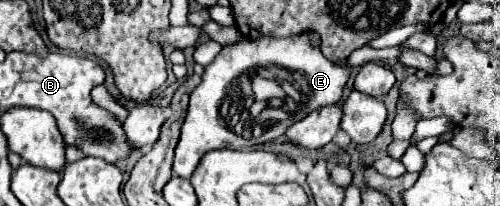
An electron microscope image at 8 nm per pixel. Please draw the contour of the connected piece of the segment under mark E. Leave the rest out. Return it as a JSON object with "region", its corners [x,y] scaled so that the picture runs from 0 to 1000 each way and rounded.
{"region":[[[598,155],[590,175],[574,184],[554,184],[554,175],[522,175],[522,184],[482,184],[478,204],[450,214],[446,243],[434,262],[434,282],[410,320],[410,350],[402,369],[402,408],[382,447],[382,505],[374,524],[370,592],[362,612],[362,670],[350,718],[350,786],[346,786],[346,845],[362,864],[382,864],[390,816],[398,806],[402,767],[438,718],[458,718],[458,728],[498,728],[514,709],[514,602],[506,573],[494,563],[494,534],[486,534],[486,495],[466,476],[466,408],[470,388],[510,330],[534,330],[534,320],[558,320],[566,340],[586,350],[586,427],[594,447],[594,534],[578,553],[578,583],[562,583],[562,602],[530,602],[522,621],[522,699],[550,680],[562,660],[582,602],[614,563],[618,544],[642,524],[642,515],[662,515],[674,505],[686,466],[686,427],[698,388],[698,359],[706,330],[718,311],[742,301],[742,291],[770,291],[774,301],[774,233],[770,243],[746,243],[746,233],[722,233],[710,243],[690,320],[666,311],[654,291],[638,223],[626,223],[618,194],[618,155]]]}

